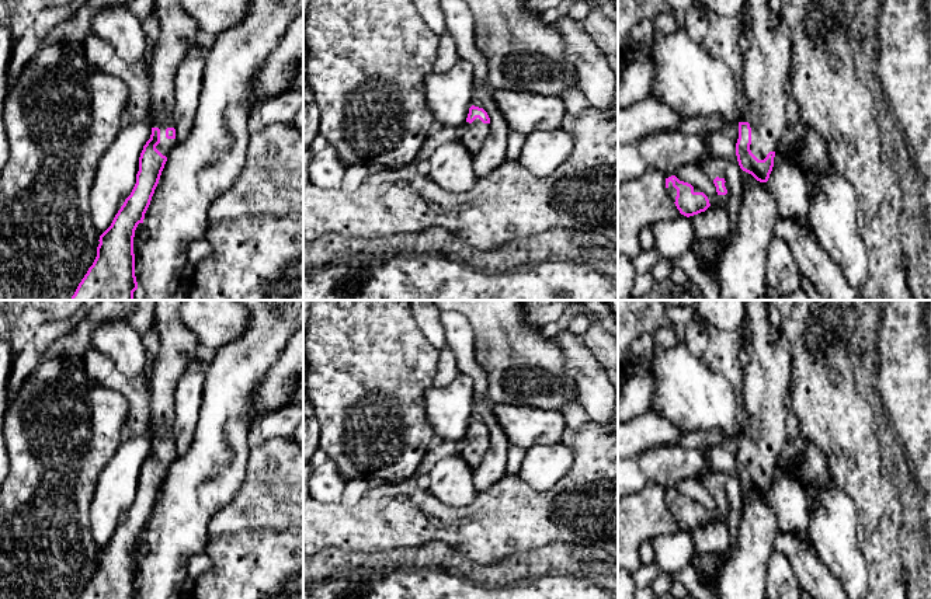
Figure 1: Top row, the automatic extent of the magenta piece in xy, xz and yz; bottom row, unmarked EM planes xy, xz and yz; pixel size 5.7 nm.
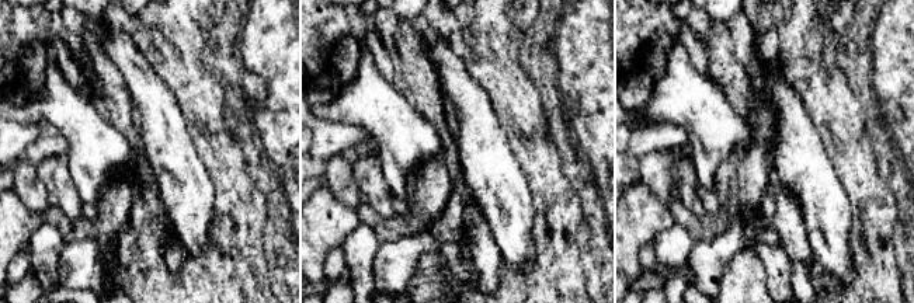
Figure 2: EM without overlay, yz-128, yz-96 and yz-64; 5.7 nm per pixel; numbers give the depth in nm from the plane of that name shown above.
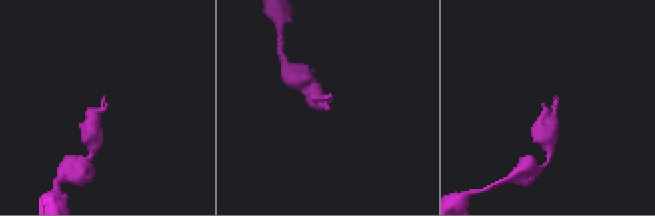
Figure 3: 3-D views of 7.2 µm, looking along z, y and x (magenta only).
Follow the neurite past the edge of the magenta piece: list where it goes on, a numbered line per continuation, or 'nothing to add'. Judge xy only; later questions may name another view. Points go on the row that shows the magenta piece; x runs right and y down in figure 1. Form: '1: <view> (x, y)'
1: xy (179, 31)

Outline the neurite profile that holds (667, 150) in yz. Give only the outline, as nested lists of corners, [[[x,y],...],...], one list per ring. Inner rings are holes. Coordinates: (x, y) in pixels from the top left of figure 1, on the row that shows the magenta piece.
[[[660,132],[642,139],[639,152],[647,167],[657,168],[666,177],[687,164],[699,164],[705,143],[698,135]]]

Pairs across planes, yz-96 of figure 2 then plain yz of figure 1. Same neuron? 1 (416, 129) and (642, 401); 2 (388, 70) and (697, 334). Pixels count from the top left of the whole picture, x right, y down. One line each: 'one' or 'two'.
1: two
2: one

